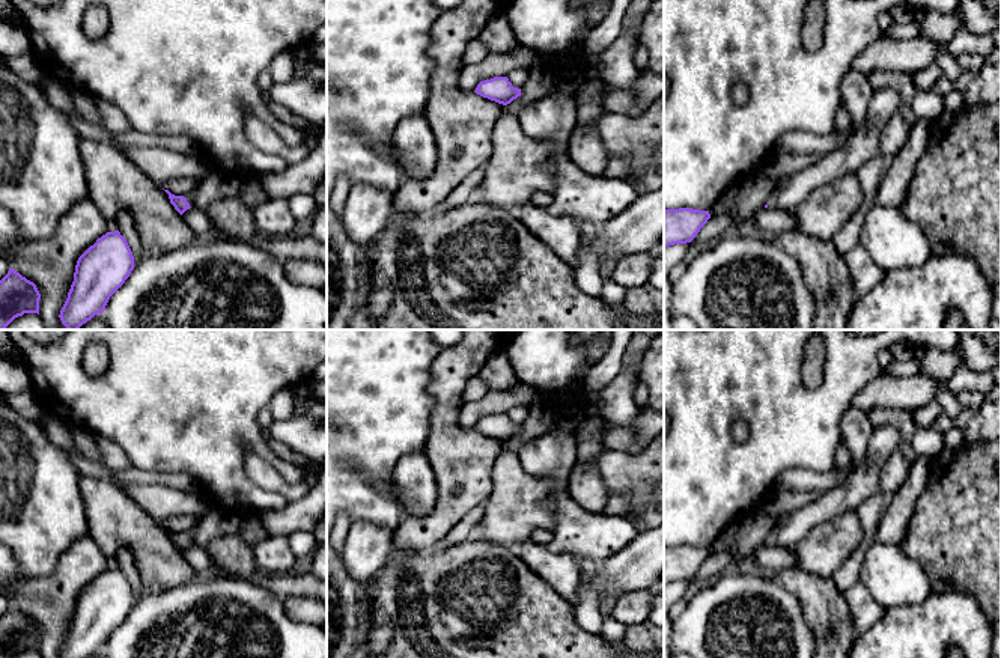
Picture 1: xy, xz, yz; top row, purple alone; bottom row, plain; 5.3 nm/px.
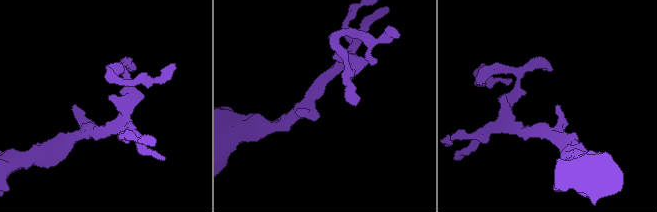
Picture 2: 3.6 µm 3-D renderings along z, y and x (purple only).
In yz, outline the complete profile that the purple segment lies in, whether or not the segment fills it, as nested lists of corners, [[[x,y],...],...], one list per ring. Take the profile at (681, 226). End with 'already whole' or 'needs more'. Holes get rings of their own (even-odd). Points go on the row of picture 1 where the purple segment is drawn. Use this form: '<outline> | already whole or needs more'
[[[692,208],[664,209],[664,248],[691,242],[709,218],[709,211]]] | already whole

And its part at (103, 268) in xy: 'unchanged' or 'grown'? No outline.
unchanged

